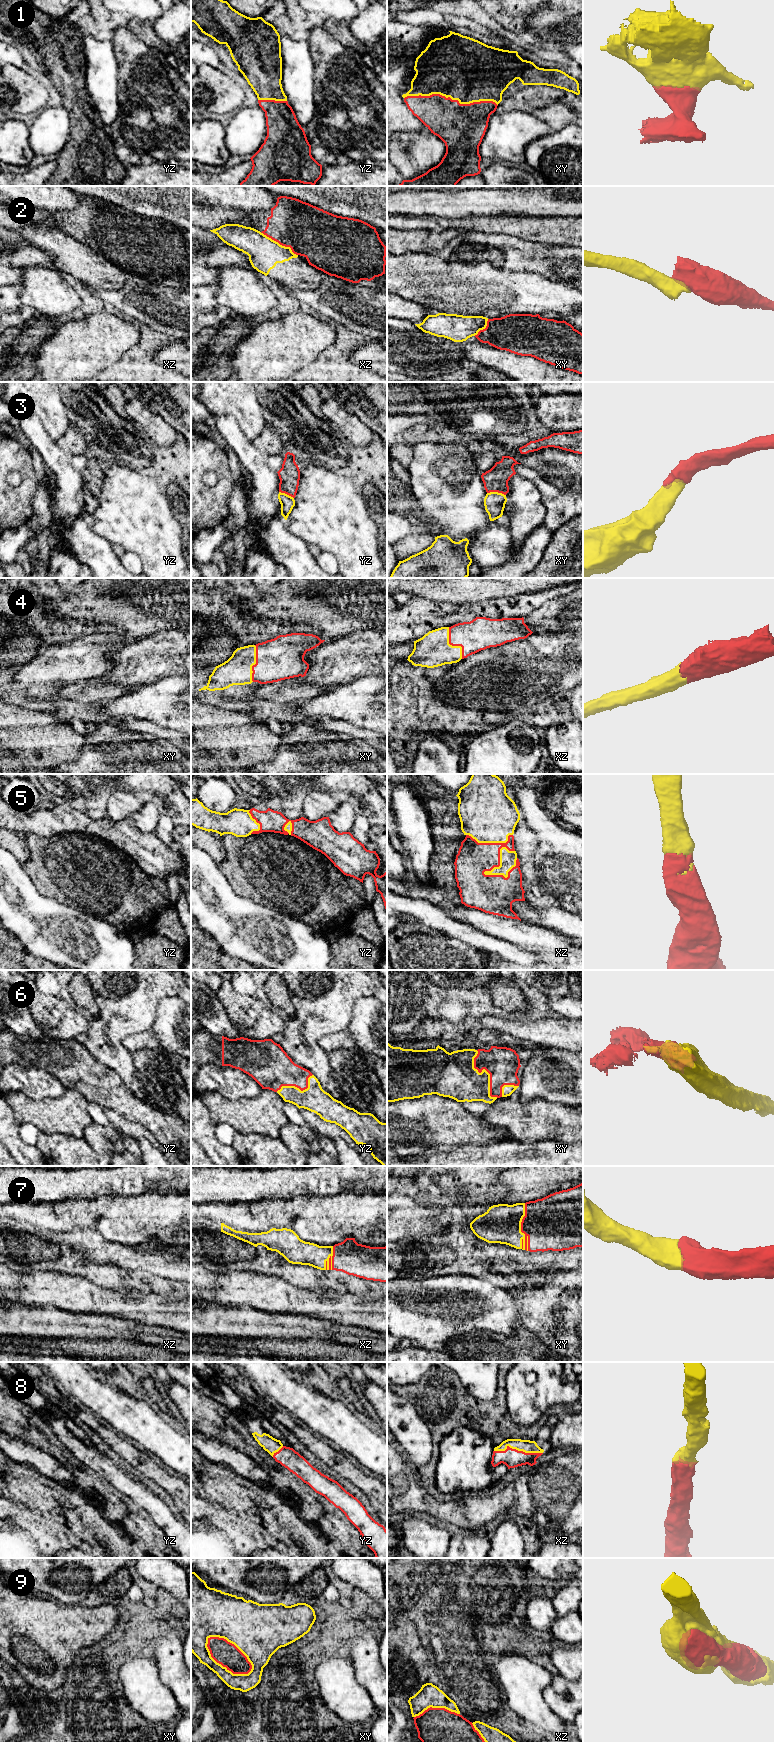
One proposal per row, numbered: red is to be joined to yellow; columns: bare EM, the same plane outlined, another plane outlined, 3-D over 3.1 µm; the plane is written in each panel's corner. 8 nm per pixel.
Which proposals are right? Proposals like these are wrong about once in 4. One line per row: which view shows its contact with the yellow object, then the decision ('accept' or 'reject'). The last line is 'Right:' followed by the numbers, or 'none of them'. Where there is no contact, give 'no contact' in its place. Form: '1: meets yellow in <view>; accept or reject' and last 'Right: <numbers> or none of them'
1: meets yellow in xy; accept
2: meets yellow in xz; reject
3: meets yellow in xy; accept
4: meets yellow in xz; accept
5: meets yellow in xz; accept
6: meets yellow in xy; accept
7: meets yellow in xy; accept
8: meets yellow in xz; accept
9: meets yellow in xy; accept
Right: 1, 3, 4, 5, 6, 7, 8, 9

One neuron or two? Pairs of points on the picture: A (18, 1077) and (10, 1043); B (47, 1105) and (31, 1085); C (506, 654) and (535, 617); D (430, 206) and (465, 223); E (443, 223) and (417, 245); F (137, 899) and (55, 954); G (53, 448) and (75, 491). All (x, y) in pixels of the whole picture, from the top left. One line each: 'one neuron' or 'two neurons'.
A: two neurons
B: two neurons
C: two neurons
D: two neurons
E: two neurons
F: two neurons
G: one neuron

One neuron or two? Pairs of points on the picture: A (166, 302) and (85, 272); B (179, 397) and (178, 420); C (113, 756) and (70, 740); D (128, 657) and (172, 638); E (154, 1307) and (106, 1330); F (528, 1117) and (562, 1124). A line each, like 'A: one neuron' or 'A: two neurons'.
A: one neuron
B: one neuron
C: two neurons
D: one neuron
E: two neurons
F: one neuron

